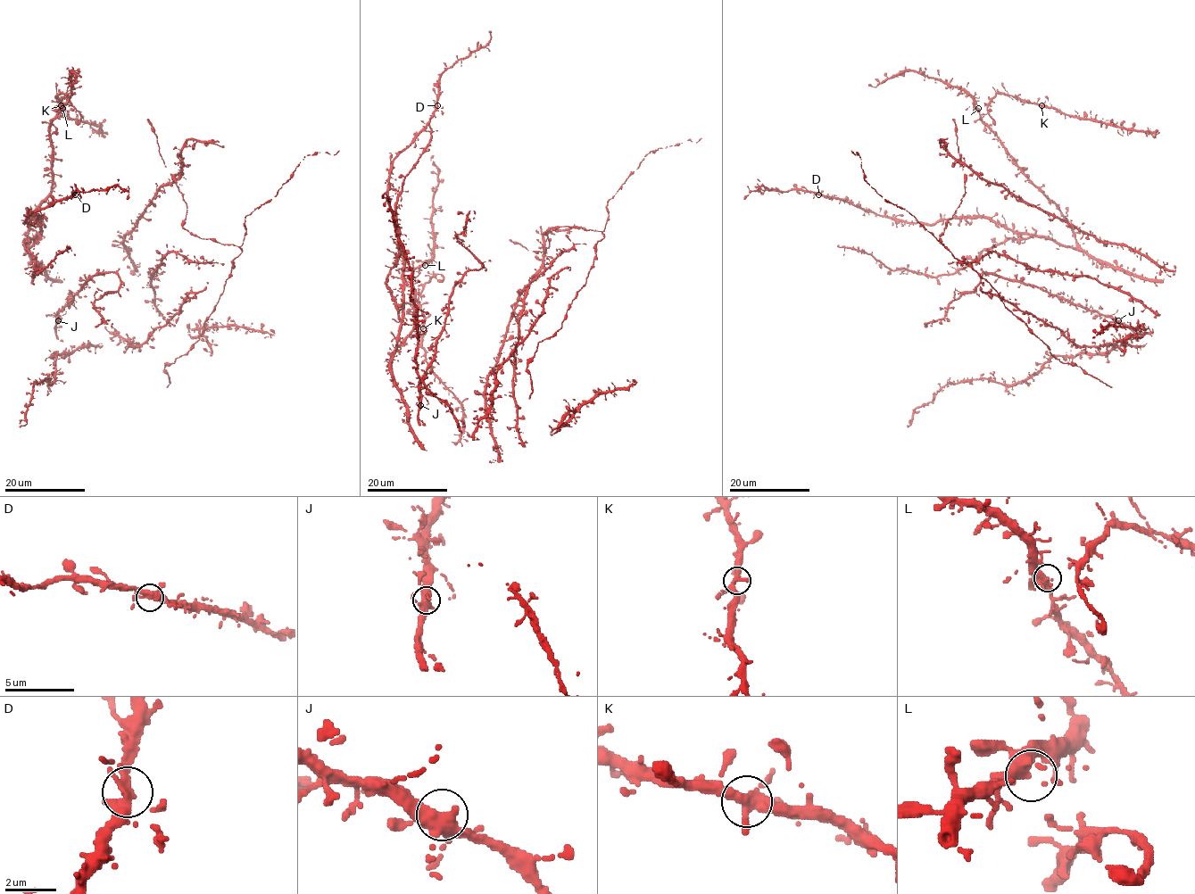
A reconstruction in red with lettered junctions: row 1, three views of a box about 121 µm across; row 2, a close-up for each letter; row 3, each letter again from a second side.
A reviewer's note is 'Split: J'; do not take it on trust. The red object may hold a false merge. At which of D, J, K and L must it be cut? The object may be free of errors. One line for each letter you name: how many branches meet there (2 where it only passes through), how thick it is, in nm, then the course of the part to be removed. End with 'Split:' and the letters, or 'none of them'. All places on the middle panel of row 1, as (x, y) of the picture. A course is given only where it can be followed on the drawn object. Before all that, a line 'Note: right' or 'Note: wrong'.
Note: wrong
Split: none of them

